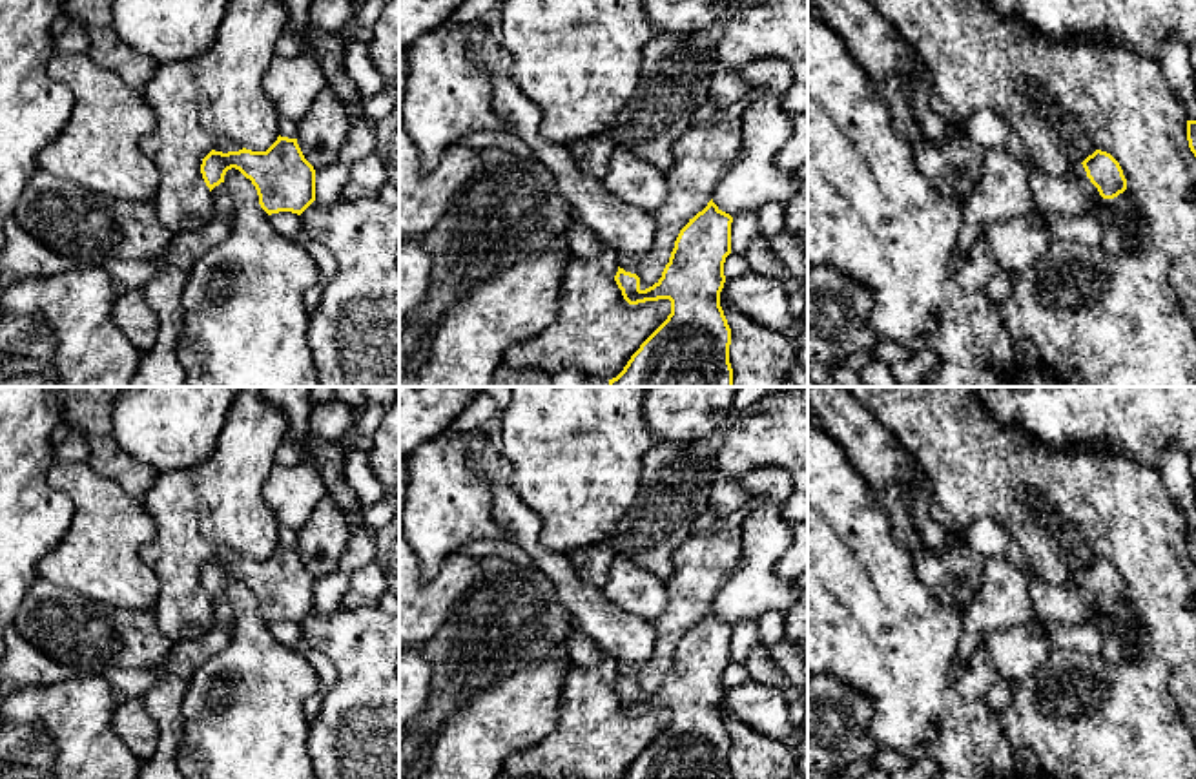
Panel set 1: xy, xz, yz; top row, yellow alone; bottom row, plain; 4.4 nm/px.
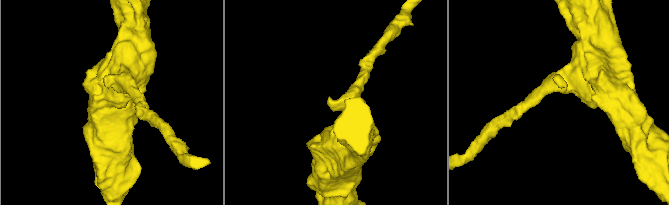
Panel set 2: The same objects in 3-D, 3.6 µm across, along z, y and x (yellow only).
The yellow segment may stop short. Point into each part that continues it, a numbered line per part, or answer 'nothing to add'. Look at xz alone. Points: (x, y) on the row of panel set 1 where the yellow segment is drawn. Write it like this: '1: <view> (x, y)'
1: xz (629, 230)

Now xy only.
1: xy (223, 203)

